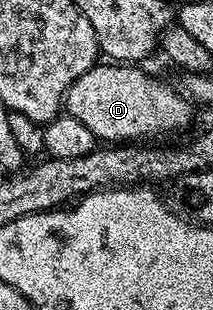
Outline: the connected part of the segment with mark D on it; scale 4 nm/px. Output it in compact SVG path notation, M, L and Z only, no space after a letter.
M96 63L68 87L65 113L77 123L85 123L100 142L135 143L138 137L175 133L190 123L192 102L179 93L173 86L150 77L138 64Z

